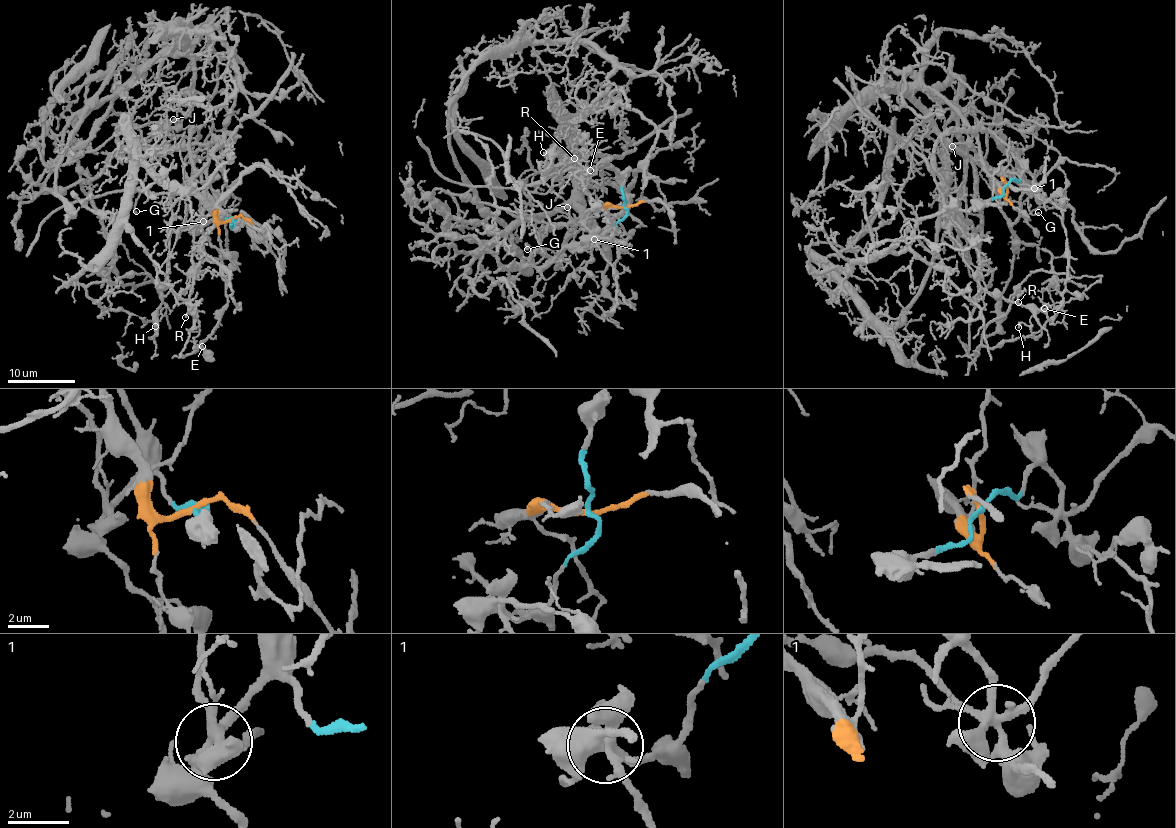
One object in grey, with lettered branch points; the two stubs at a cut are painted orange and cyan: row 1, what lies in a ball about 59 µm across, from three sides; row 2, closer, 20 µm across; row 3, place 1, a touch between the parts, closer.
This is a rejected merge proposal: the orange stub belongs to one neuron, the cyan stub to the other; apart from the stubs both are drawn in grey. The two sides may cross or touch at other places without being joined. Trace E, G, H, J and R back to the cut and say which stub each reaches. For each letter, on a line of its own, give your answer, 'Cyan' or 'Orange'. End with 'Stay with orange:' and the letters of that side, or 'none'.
E: Cyan
G: Cyan
H: Cyan
J: Orange
R: Cyan
Stay with orange: J

